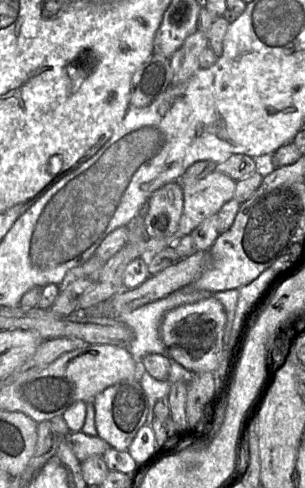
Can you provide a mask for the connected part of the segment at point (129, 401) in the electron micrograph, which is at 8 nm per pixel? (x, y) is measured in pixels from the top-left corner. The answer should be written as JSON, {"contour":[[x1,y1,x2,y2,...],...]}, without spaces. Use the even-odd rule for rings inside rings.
{"contour":[[125,379,100,392,93,400,97,436,119,451,126,451,139,429,145,425,148,400,137,379]]}

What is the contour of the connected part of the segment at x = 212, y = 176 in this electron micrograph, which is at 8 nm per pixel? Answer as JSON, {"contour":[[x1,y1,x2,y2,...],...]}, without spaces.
{"contour":[[216,170,212,171,205,177,196,180,193,184,182,185,183,211,174,240,190,234,192,230,206,218,218,214,222,206,234,198,235,187,235,180]]}

